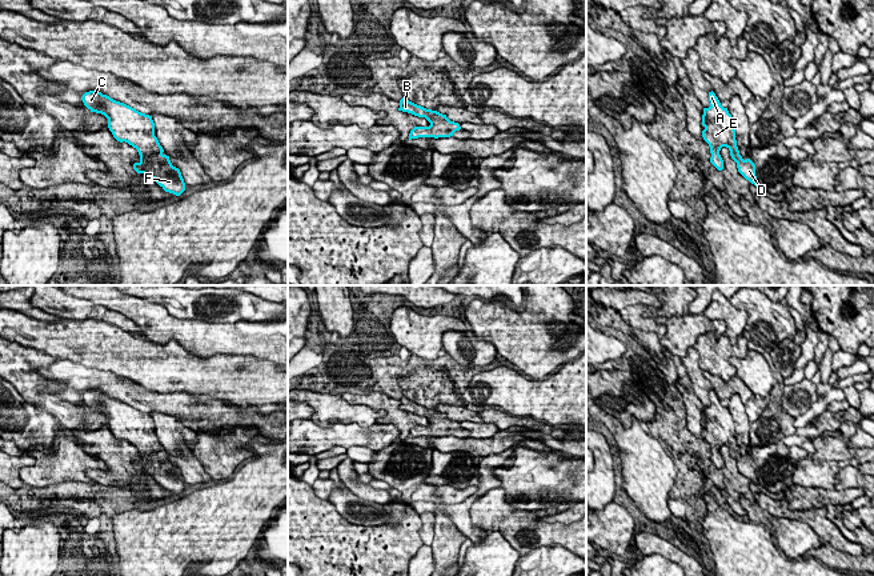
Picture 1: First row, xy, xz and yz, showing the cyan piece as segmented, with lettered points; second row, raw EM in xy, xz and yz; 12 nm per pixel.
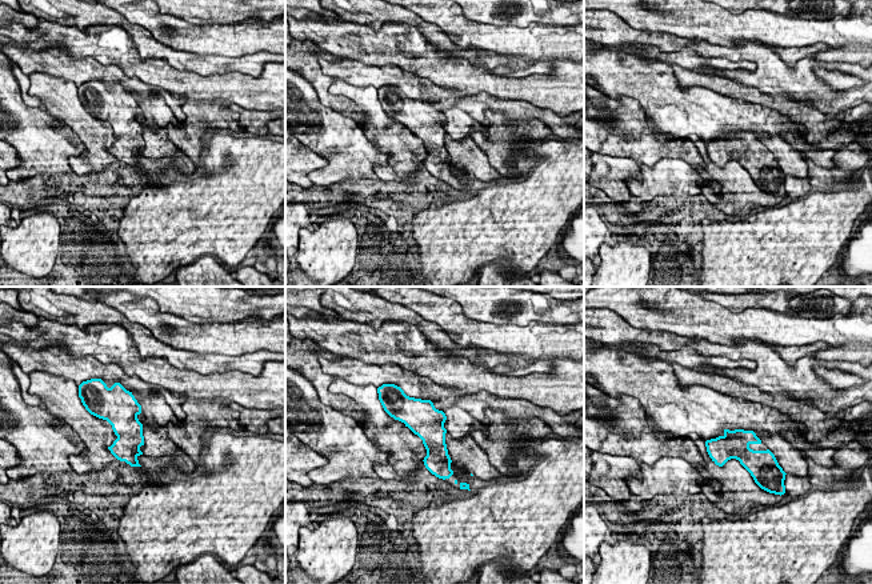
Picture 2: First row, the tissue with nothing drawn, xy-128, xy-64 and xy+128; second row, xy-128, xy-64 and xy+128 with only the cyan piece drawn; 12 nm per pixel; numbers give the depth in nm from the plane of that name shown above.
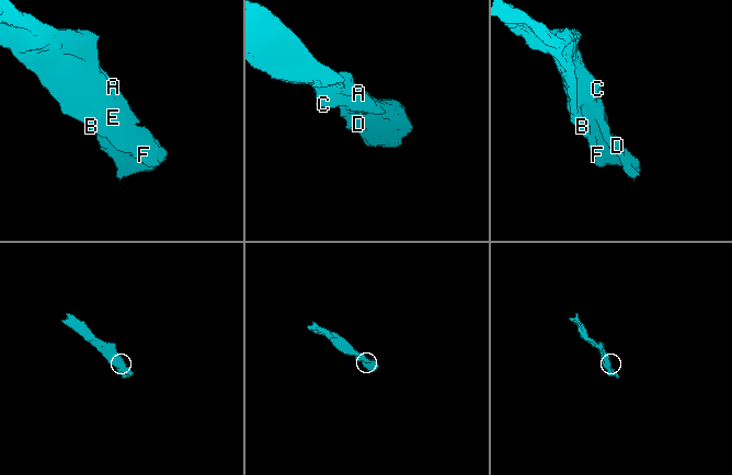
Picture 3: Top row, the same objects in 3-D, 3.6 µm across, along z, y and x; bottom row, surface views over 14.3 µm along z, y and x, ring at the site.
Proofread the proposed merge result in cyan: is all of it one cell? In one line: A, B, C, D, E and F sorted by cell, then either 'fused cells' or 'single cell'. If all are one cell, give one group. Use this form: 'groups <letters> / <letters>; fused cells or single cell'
groups A B C D E F; single cell

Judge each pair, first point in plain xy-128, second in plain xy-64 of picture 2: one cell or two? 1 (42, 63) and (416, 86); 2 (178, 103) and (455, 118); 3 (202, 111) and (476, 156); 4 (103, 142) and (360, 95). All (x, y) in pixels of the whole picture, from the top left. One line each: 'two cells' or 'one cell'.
1: one cell
2: two cells
3: two cells
4: one cell

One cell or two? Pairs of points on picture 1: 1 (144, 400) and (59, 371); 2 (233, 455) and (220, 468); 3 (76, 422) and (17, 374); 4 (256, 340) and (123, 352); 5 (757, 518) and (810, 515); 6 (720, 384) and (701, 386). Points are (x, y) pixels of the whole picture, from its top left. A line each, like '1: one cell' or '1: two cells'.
1: one cell
2: one cell
3: one cell
4: two cells
5: two cells
6: two cells

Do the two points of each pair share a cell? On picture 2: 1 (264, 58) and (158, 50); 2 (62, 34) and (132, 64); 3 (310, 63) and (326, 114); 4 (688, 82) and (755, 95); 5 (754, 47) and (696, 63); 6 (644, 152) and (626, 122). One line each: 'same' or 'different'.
1: same
2: same
3: different
4: same
5: different
6: same

